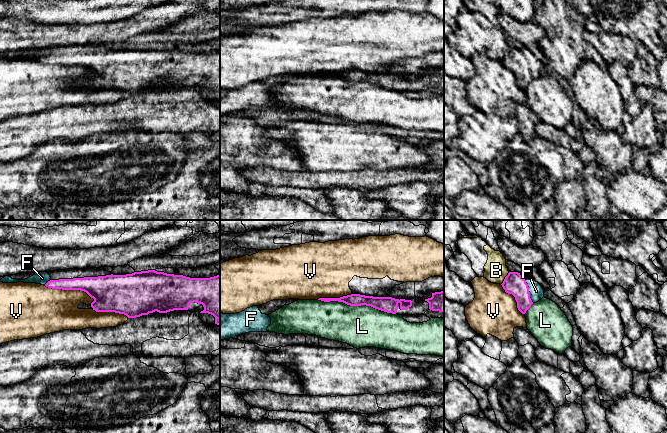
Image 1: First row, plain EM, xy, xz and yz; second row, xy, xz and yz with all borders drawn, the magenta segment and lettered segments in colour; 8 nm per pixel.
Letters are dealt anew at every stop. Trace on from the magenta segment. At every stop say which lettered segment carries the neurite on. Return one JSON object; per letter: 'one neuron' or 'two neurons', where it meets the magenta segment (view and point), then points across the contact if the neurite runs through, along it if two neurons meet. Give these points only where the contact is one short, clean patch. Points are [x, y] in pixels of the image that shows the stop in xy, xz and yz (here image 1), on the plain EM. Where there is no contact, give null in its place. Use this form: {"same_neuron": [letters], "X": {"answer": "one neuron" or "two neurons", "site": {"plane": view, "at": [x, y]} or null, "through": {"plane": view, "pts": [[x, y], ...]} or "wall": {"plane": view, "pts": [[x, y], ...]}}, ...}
{"same_neuron": ["F"], "B": {"answer": "two neurons", "site": {"plane": "yz", "at": [505, 54]}}, "F": {"answer": "one neuron", "site": {"plane": "yz", "at": [528, 67]}}, "L": {"answer": "two neurons", "site": {"plane": "xz", "at": [356, 81]}}, "V": {"answer": "two neurons", "site": {"plane": "xy", "at": [91, 73]}}}

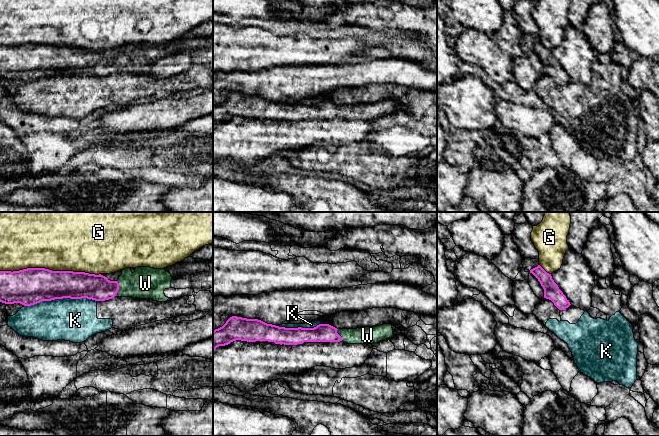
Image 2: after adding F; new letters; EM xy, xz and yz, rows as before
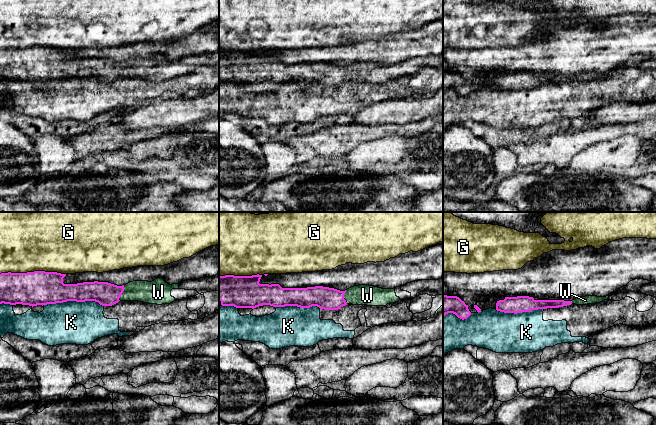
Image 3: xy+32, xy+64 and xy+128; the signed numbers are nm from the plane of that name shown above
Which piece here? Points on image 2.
{"same_neuron": ["W"], "G": {"answer": "two neurons", "site": {"plane": "xy", "at": [50, 46]}}, "K": {"answer": "two neurons", "site": {"plane": "xy", "at": [60, 74]}}, "W": {"answer": "one neuron", "site": {"plane": "xy", "at": [118, 65]}, "through": {"plane": "xy", "pts": [[96, 63], [100, 65], [118, 65], [128, 61], [145, 59]]}}}

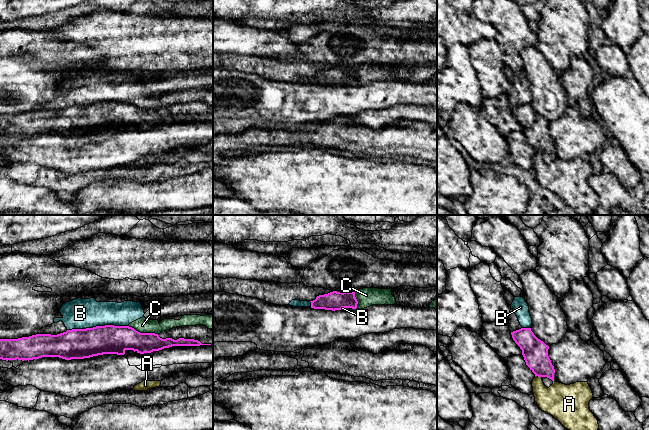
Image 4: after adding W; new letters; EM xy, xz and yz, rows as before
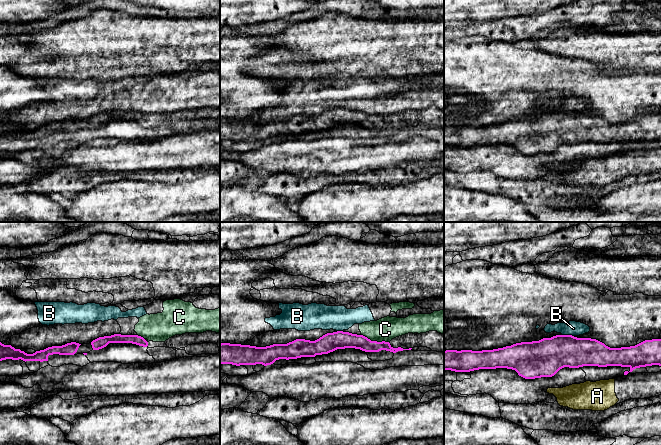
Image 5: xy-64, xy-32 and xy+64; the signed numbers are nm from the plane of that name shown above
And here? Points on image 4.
{"same_neuron": [], "A": {"answer": "two neurons", "site": {"plane": "yz", "at": [538, 152]}}, "B": {"answer": "two neurons", "site": {"plane": "xy", "at": [97, 102]}, "wall": {"plane": "xy", "pts": [[128, 101], [96, 101], [67, 106]]}}, "C": {"answer": "two neurons", "site": {"plane": "xy", "at": [143, 109]}, "wall": {"plane": "xy", "pts": [[128, 102], [140, 108], [154, 108], [157, 110]]}}}

